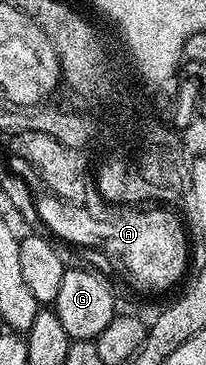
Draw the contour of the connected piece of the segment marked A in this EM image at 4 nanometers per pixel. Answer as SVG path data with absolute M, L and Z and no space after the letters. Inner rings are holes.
M42 192L42 195L37 195L35 197L35 206L37 208L38 219L41 222L41 225L45 225L44 227L55 239L62 239L70 244L74 244L76 246L86 246L88 248L96 248L98 246L102 246L102 250L105 256L110 260L111 264L115 266L115 268L125 276L127 282L138 292L142 294L162 294L168 291L170 288L174 287L183 276L186 266L188 264L188 238L186 236L186 230L181 222L181 220L170 210L164 210L162 206L148 206L145 208L137 208L137 207L126 207L126 206L116 206L110 207L109 205L102 204L100 206L94 206L89 211L86 210L87 207L73 204L69 202L65 202L62 199L56 197L54 194L49 192Z

